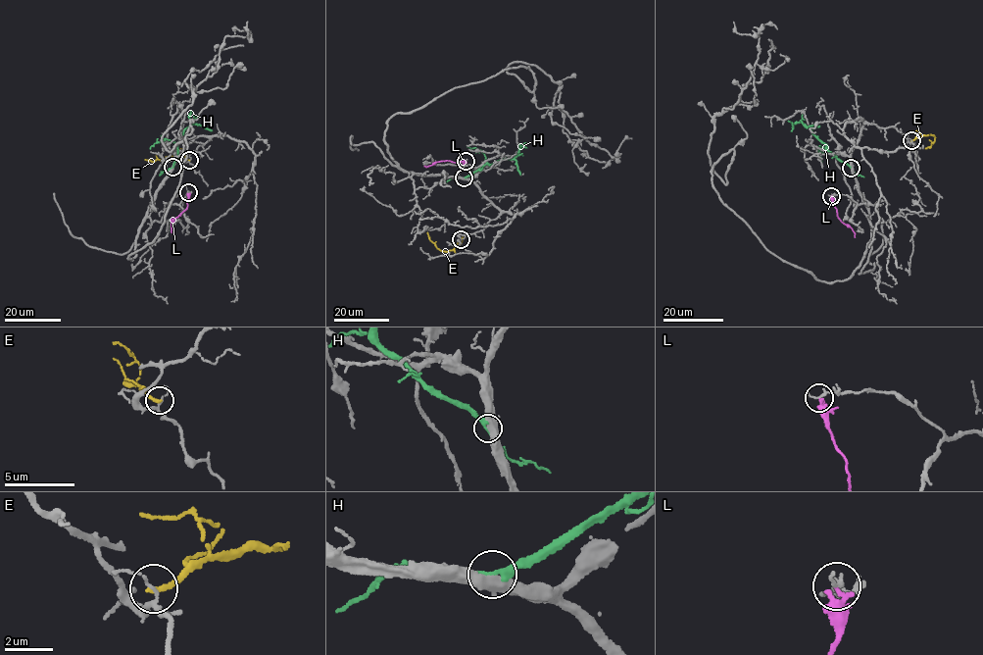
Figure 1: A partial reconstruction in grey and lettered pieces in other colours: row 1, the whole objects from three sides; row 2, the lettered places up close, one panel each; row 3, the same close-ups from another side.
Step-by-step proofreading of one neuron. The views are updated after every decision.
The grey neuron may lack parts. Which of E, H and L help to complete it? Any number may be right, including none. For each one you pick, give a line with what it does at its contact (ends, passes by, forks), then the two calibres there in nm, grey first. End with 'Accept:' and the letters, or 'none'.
Accept: none

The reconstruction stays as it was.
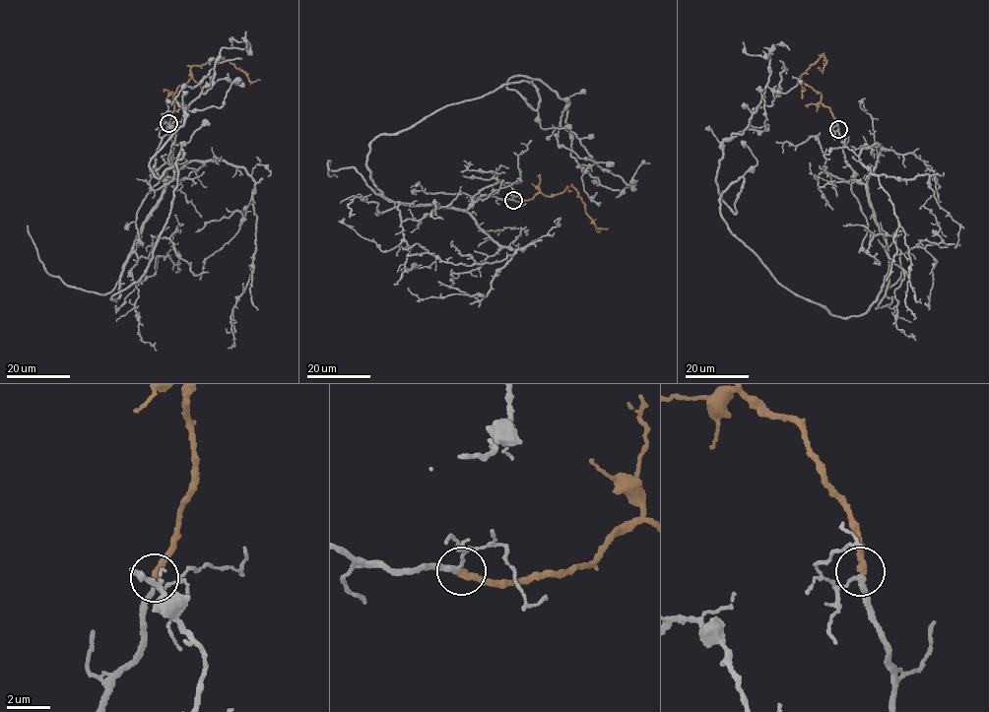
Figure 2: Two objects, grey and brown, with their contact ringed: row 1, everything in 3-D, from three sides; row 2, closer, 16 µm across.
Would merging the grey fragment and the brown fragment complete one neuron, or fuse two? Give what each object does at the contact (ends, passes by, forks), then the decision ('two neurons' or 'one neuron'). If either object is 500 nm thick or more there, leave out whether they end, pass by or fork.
grey passes by | brown ends | one neuron

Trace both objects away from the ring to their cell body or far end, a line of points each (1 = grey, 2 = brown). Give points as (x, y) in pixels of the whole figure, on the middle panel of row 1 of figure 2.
1: (513, 200), (393, 202), (369, 145), (504, 85), (537, 109), (506, 87), (527, 76), (634, 189), (616, 197)
2: (513, 200), (528, 200), (539, 193), (554, 196), (572, 187), (598, 231), (599, 228), (608, 227)

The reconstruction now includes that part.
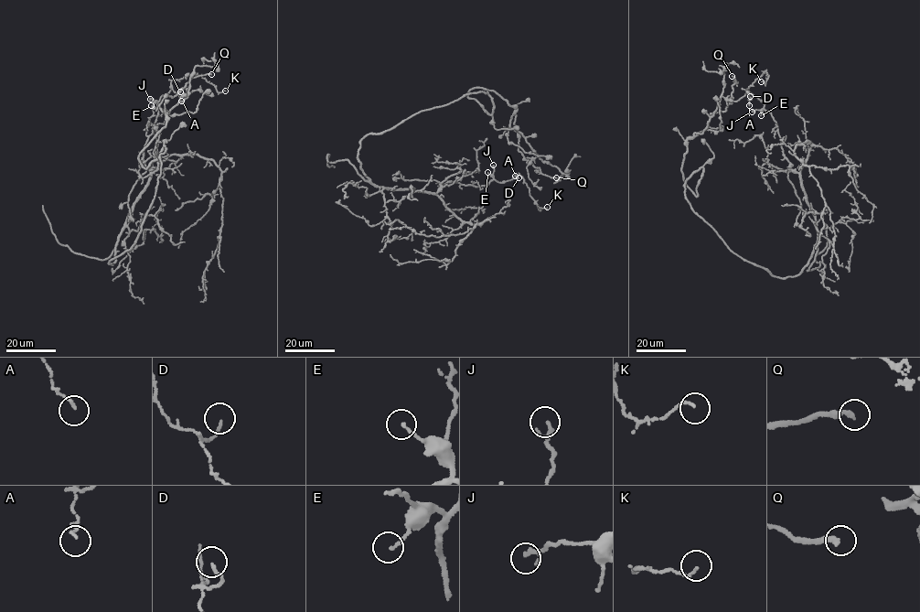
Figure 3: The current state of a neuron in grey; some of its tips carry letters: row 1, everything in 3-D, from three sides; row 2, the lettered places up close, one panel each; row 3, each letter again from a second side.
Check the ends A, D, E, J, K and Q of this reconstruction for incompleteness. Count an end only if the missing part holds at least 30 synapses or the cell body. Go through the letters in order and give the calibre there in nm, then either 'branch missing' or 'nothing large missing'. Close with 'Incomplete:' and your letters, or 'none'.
A: calibre 100 nm; nothing large missing
D: calibre 110 nm; nothing large missing
E: calibre 130 nm; nothing large missing
J: calibre 140 nm; nothing large missing
K: calibre 90 nm; nothing large missing
Q: calibre 240 nm; branch missing
Incomplete: Q

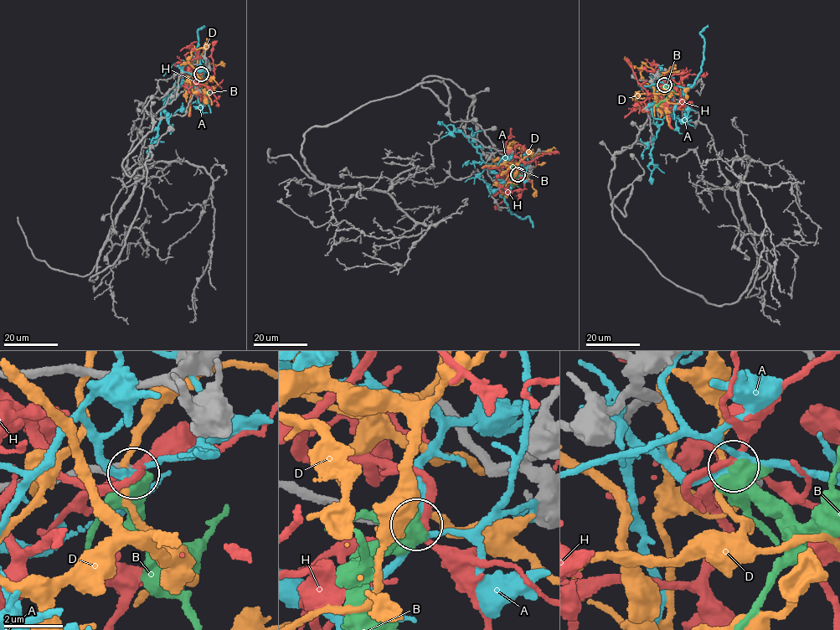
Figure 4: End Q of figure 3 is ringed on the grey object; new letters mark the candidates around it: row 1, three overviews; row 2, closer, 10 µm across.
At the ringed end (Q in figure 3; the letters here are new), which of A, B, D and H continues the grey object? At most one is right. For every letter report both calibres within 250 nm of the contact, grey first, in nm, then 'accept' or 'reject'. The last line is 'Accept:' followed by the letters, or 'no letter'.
A: calibres 280 and 260 nm; reject
B: calibres 240 and 550 nm; accept
D: calibres 300 and 220 nm; reject
H: calibres 260 and 220 nm; reject
Accept: B

